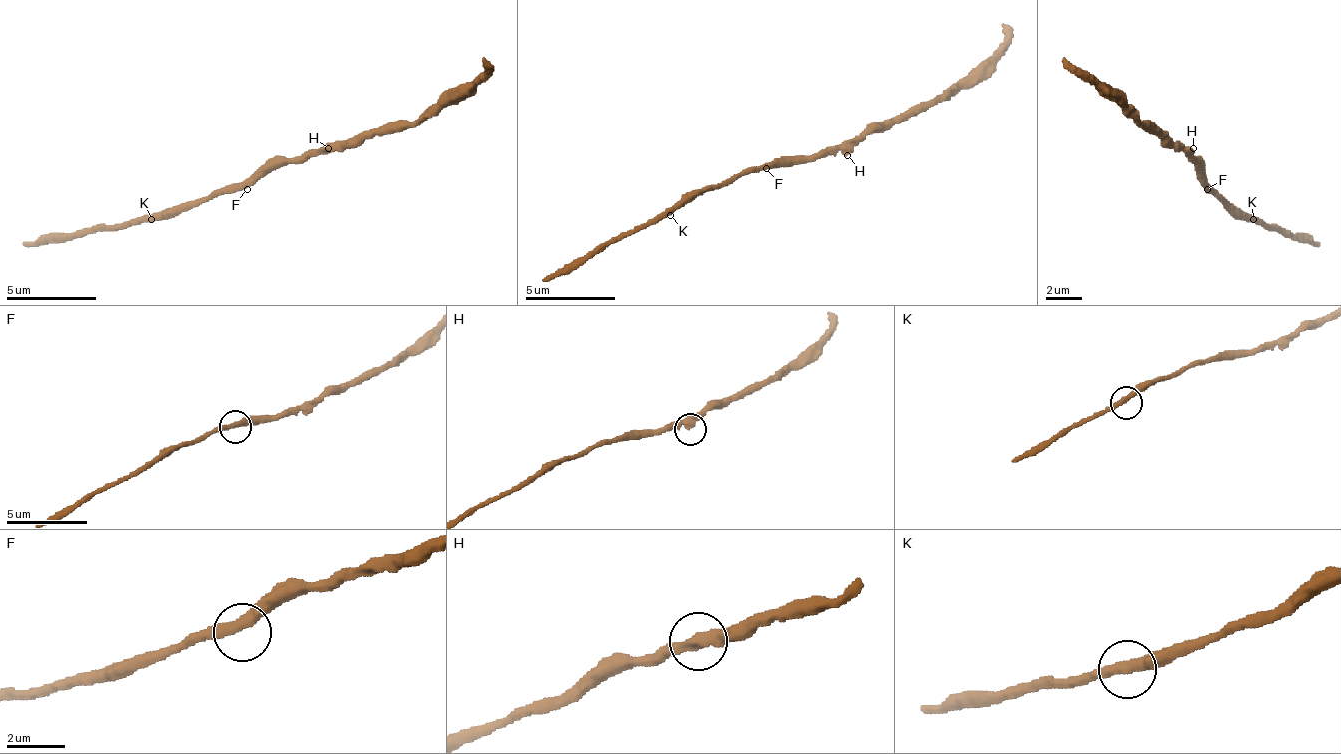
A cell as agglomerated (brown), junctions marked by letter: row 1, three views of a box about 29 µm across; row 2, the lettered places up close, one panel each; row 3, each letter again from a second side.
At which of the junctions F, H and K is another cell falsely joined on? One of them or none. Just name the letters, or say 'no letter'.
no letter

